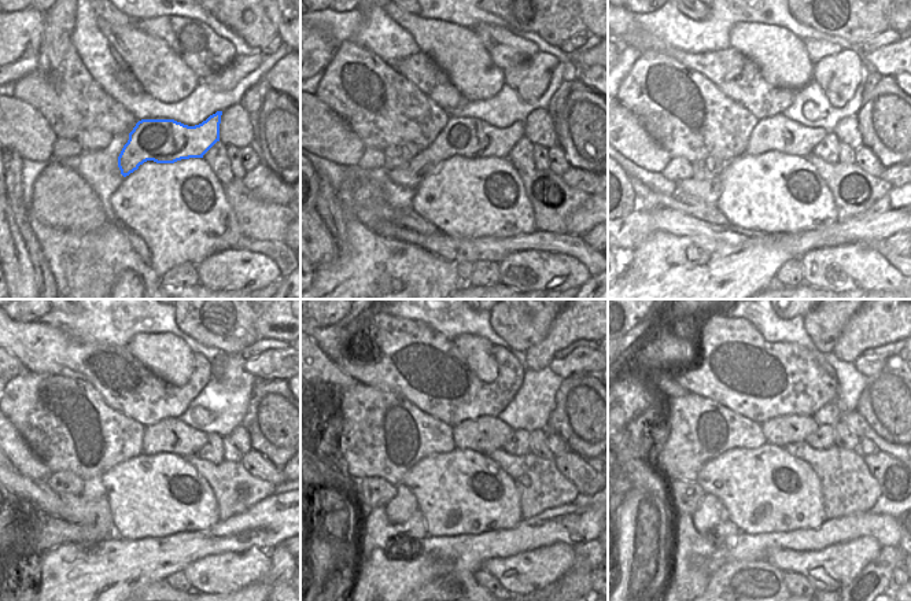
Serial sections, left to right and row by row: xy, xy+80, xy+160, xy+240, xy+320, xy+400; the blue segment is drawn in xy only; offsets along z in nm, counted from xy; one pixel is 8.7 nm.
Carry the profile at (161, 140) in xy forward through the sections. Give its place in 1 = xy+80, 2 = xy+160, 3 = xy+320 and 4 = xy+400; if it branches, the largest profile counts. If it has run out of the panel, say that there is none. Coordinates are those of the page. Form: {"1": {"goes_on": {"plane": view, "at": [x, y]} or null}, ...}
{"1": {"goes_on": {"plane": "xy+80", "at": [474, 139]}}, "2": {"goes_on": {"plane": "xy+160", "at": [778, 133]}}, "3": {"goes_on": {"plane": "xy+320", "at": [483, 435]}}, "4": {"goes_on": {"plane": "xy+400", "at": [779, 431]}}}

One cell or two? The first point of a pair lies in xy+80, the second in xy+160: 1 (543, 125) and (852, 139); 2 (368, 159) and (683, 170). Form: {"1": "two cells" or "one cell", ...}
{"1": "one cell", "2": "one cell"}

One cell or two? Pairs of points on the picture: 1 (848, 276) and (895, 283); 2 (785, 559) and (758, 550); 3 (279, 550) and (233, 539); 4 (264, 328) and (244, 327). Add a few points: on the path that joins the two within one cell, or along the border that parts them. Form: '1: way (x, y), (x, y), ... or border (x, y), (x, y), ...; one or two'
1: way (859, 276), (884, 277); one
2: border (800, 549), (774, 549), (764, 559); two
3: border (279, 544), (269, 552); two
4: border (264, 313), (255, 324), (257, 338); two

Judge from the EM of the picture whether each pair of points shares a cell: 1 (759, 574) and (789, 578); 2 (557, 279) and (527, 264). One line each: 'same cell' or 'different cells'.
1: different cells
2: same cell

